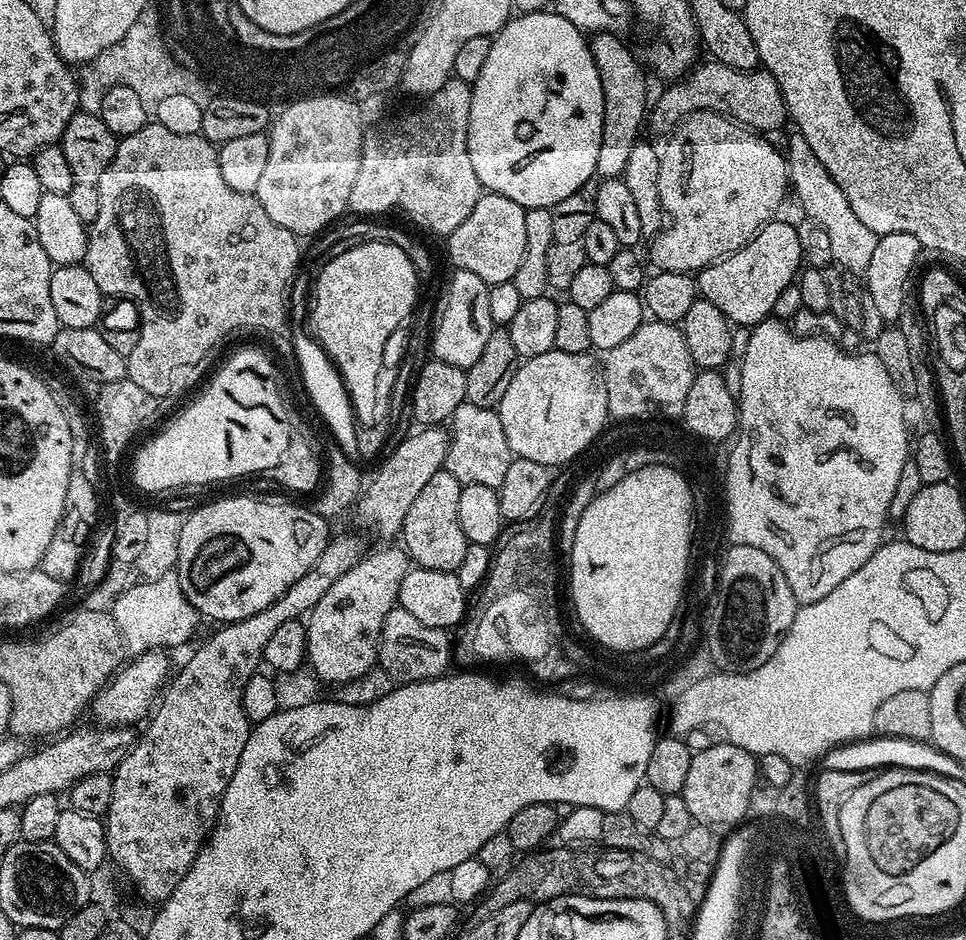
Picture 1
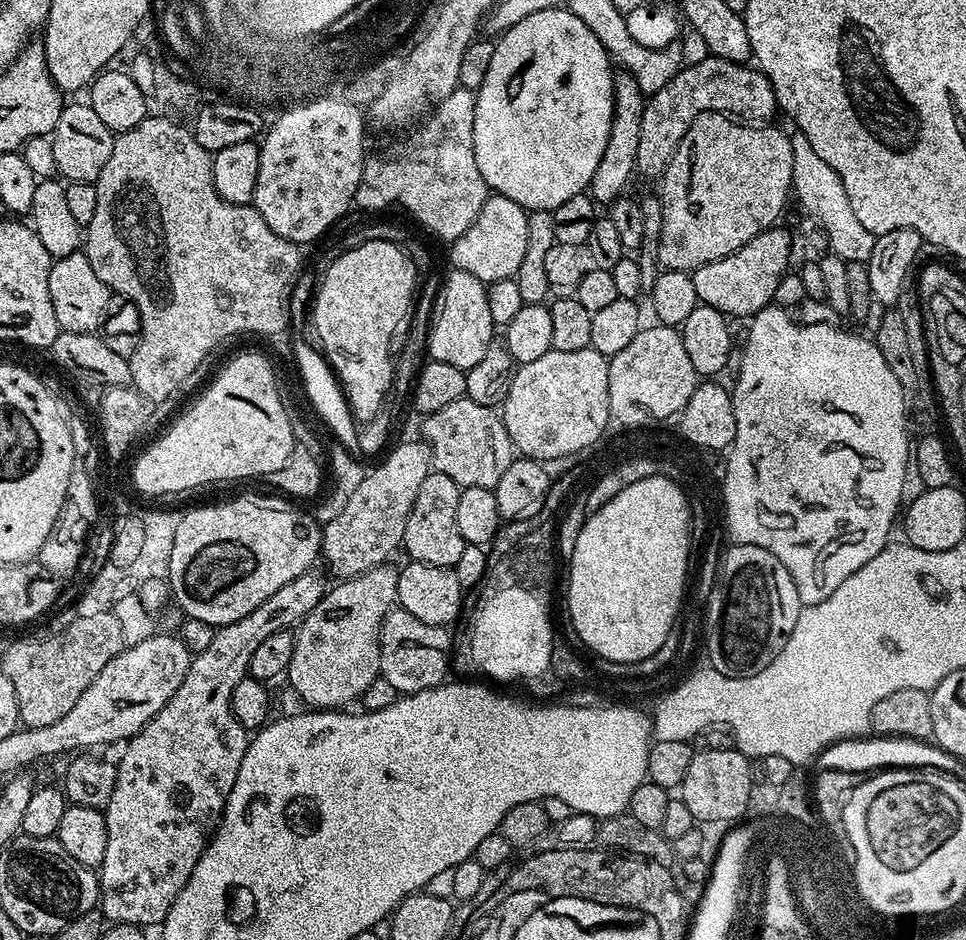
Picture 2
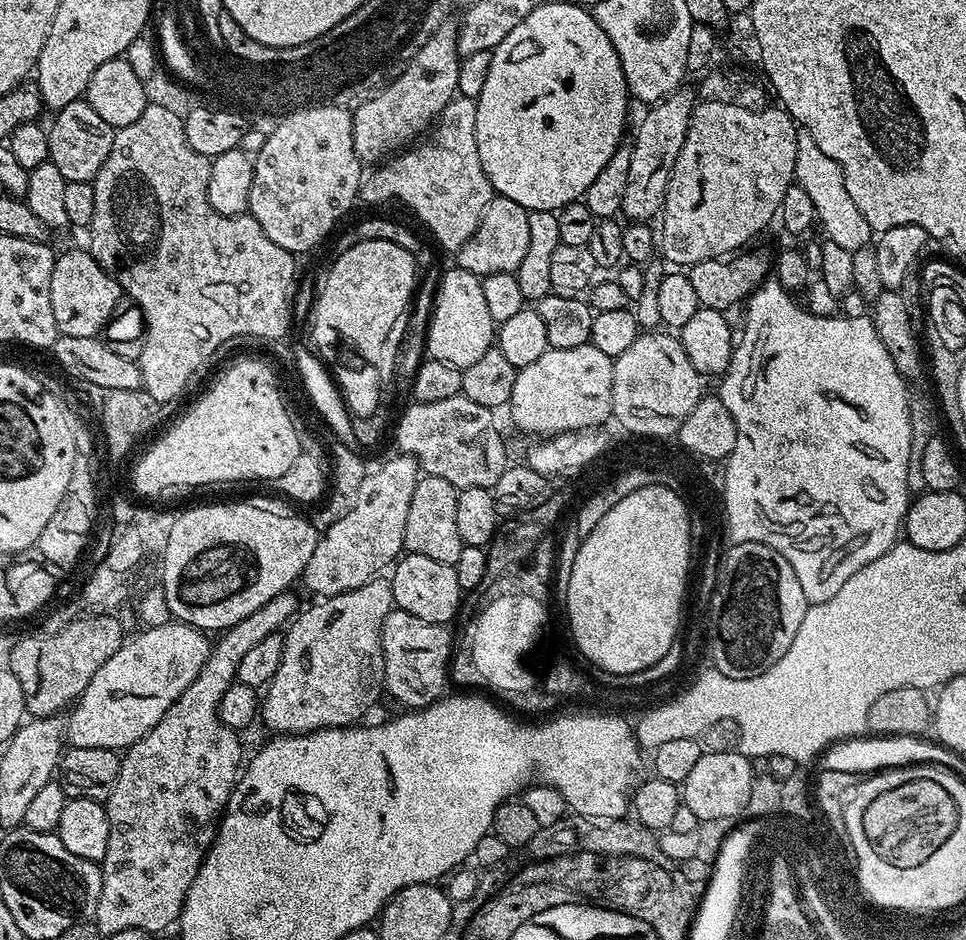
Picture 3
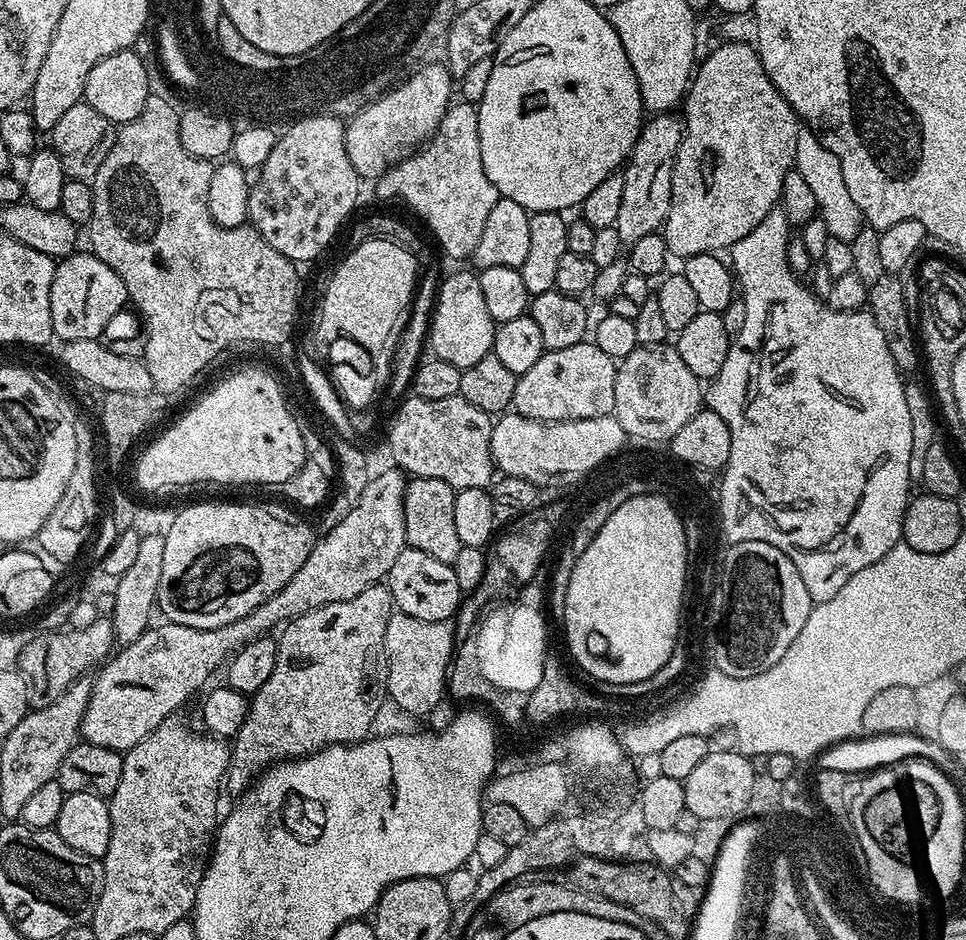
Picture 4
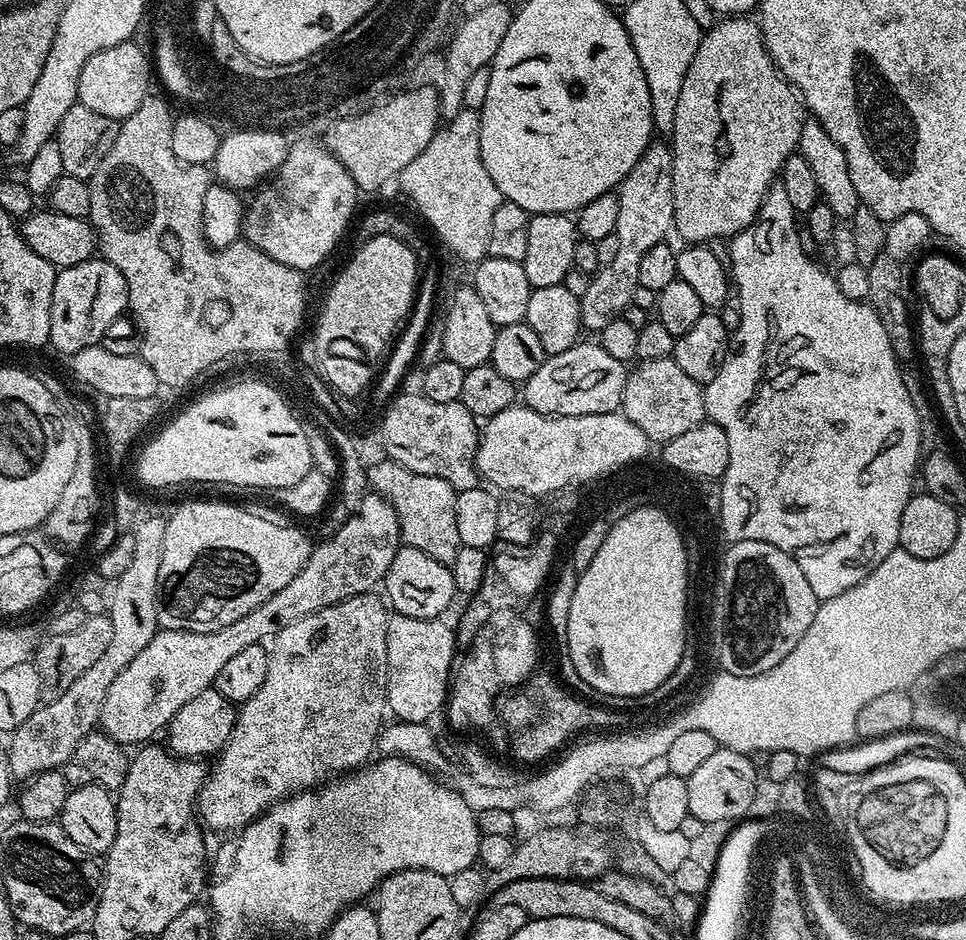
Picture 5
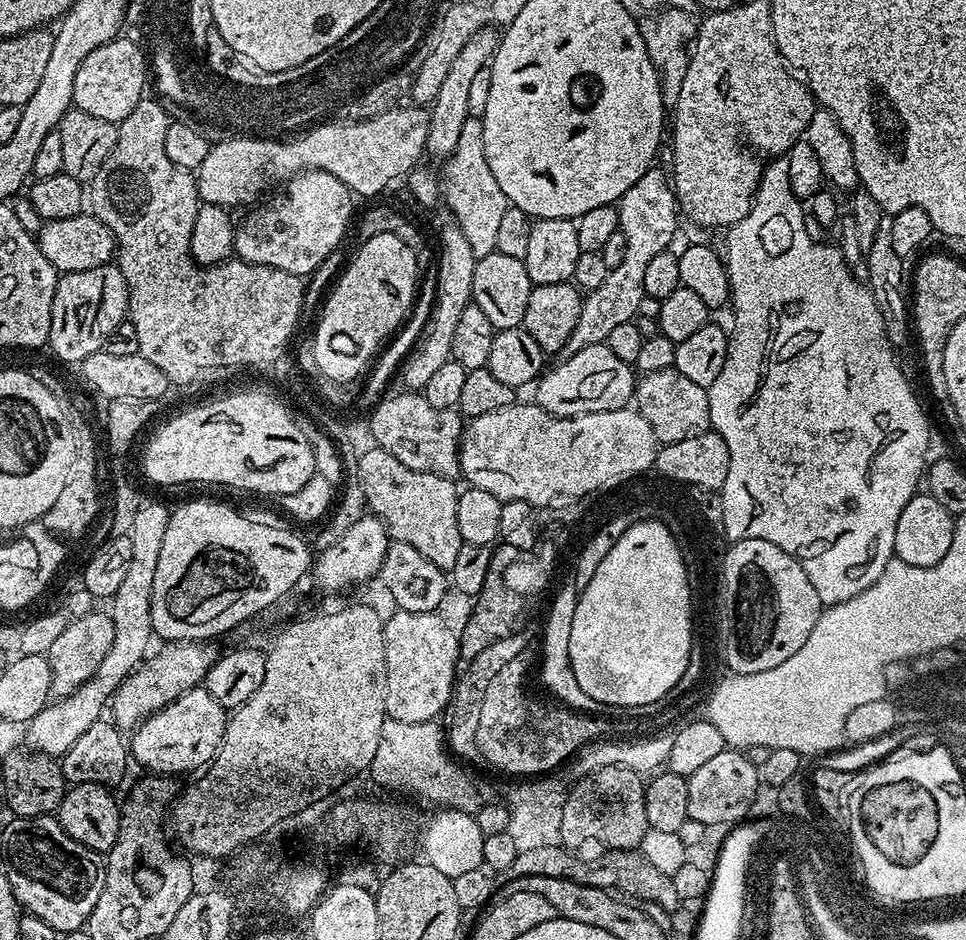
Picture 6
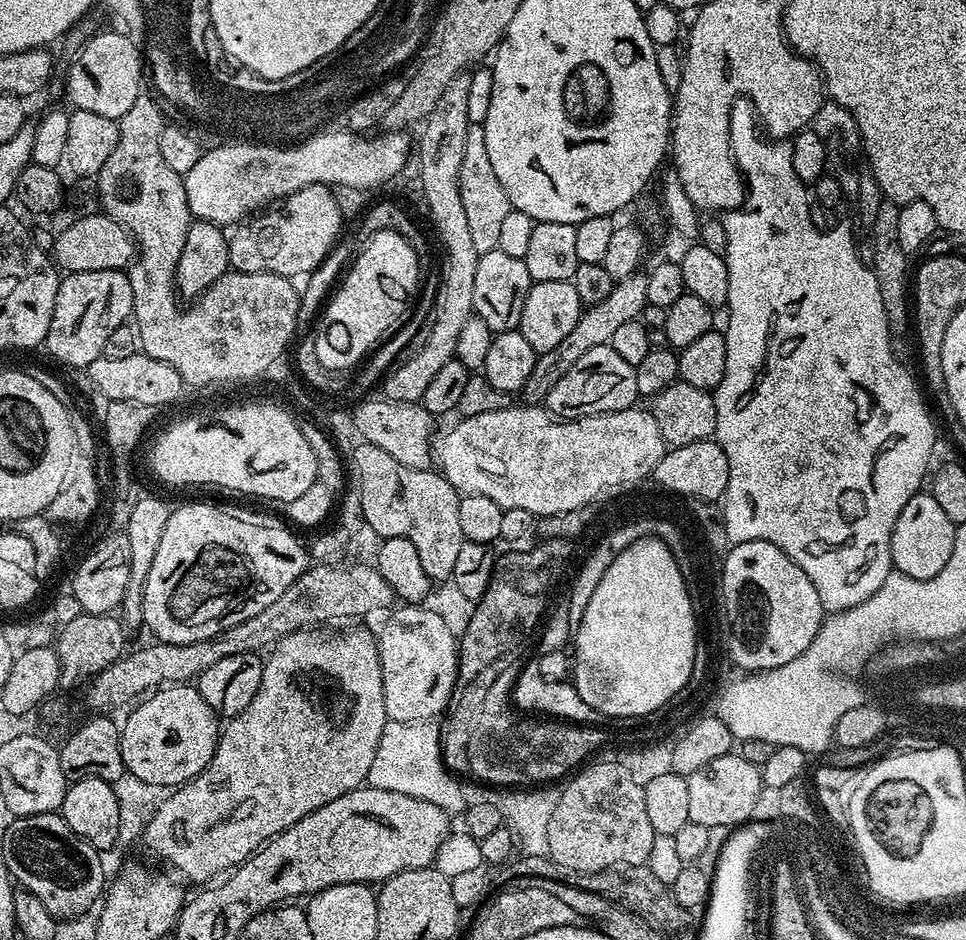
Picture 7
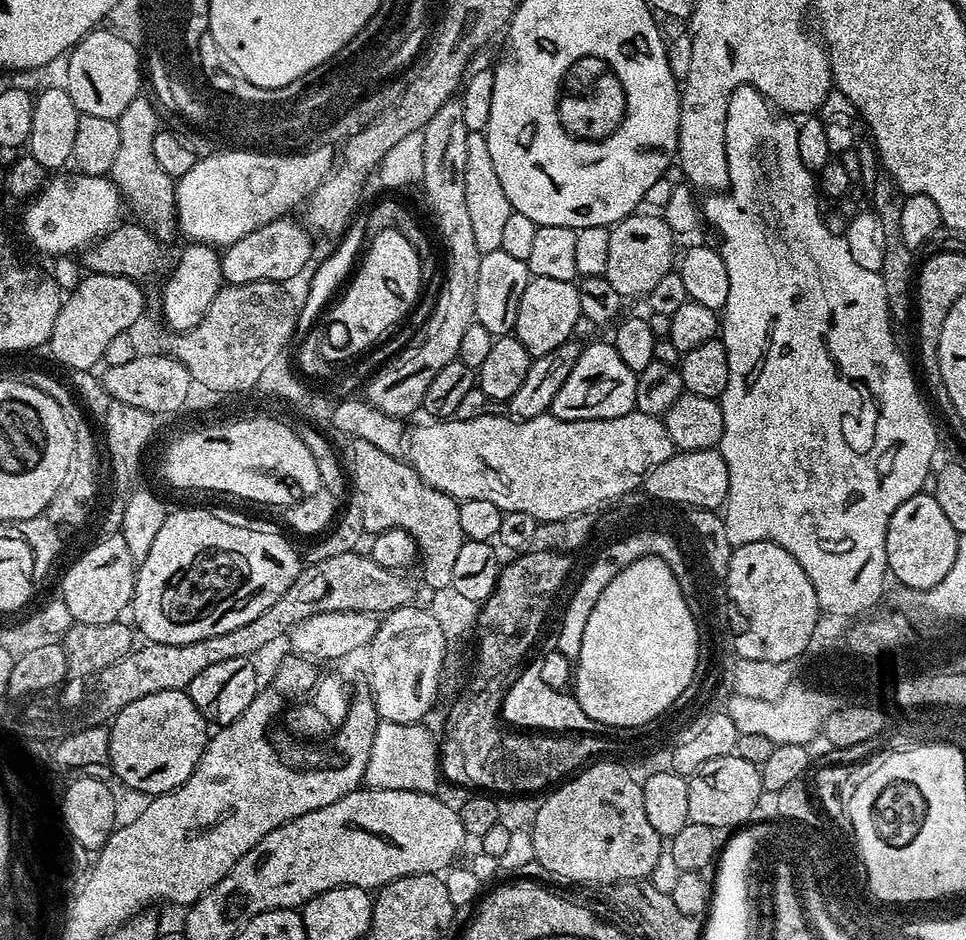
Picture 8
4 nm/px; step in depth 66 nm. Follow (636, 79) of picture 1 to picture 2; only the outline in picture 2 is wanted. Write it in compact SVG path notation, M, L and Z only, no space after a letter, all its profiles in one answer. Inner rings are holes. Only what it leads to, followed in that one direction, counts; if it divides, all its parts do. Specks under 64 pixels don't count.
M617 71L615 78L614 118L610 128L610 138L606 142L606 150L602 150L602 162L598 162L598 170L594 170L594 178L590 185L590 195L600 206L611 205L612 201L625 195L627 188L624 187L631 182L636 172L638 138L642 134L642 110L646 95L629 72Z

